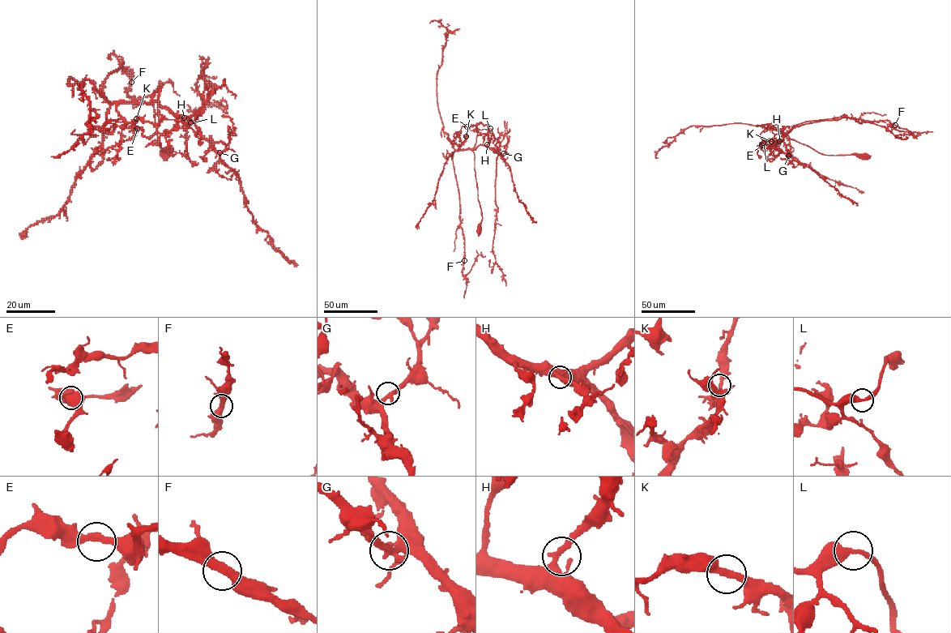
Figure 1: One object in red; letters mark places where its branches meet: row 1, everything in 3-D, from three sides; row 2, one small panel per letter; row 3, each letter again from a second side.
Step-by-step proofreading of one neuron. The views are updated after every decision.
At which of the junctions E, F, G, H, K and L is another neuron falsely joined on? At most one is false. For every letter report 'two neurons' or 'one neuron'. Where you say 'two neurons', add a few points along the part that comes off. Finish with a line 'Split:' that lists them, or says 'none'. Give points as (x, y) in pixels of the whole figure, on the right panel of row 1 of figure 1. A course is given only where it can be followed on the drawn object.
E: one neuron
F: one neuron
G: one neuron
H: one neuron
K: one neuron
L: one neuron
Split: none

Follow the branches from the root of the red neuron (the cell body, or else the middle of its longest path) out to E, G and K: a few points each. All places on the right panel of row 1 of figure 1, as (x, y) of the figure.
E: (866, 155), (822, 155), (773, 126), (760, 134), (761, 149), (761, 145)
G: (866, 155), (822, 155), (783, 134), (780, 139), (786, 145), (788, 156)
K: (866, 155), (822, 155), (791, 139), (786, 134), (778, 142), (771, 141)

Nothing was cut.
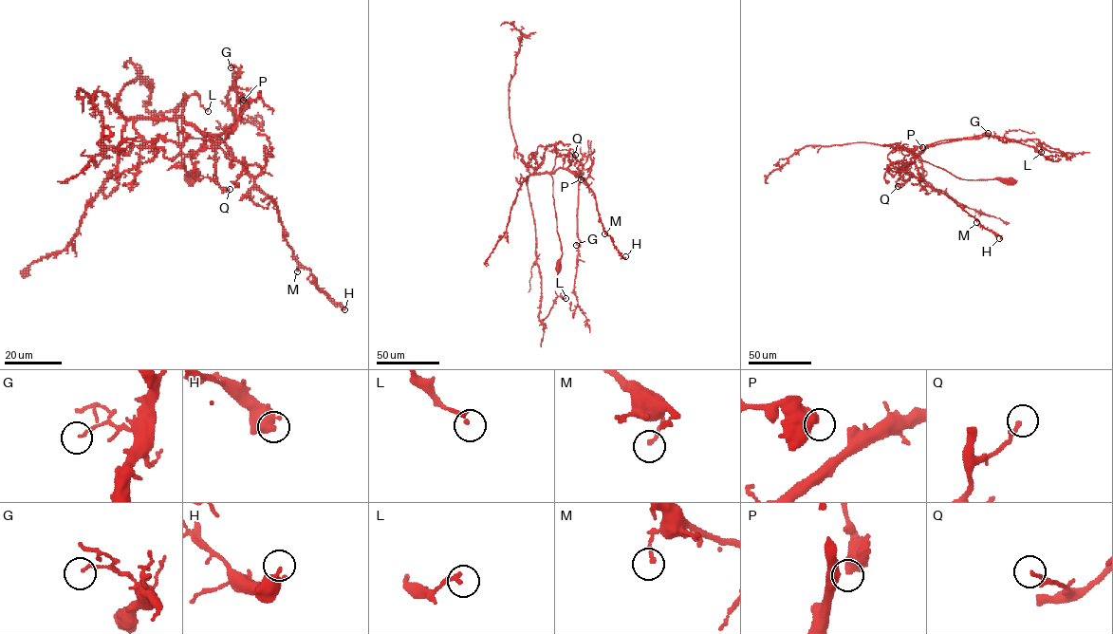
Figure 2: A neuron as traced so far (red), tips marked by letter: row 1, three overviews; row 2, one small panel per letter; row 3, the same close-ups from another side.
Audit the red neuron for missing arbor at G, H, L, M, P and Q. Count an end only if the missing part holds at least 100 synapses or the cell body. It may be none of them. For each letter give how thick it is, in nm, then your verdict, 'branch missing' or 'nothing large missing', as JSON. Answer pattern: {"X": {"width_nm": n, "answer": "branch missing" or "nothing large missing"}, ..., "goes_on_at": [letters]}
{"G": {"width_nm": 120, "answer": "nothing large missing"}, "H": {"width_nm": 360, "answer": "nothing large missing"}, "L": {"width_nm": 190, "answer": "nothing large missing"}, "M": {"width_nm": 160, "answer": "nothing large missing"}, "P": {"width_nm": 600, "answer": "nothing large missing"}, "Q": {"width_nm": 180, "answer": "nothing large missing"}, "goes_on_at": []}

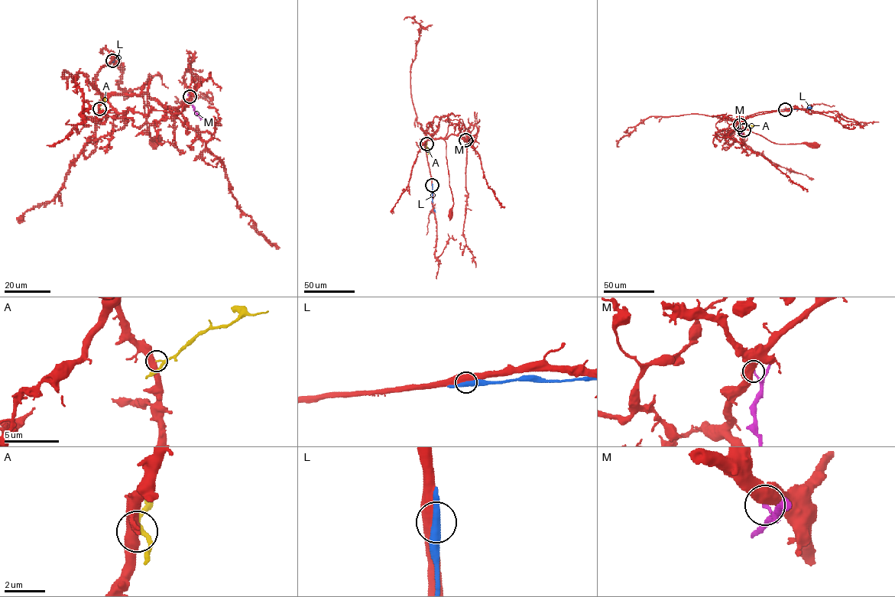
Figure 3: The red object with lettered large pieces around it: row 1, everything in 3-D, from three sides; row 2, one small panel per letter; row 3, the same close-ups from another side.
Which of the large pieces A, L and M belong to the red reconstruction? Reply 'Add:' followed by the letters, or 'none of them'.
Add: none of them

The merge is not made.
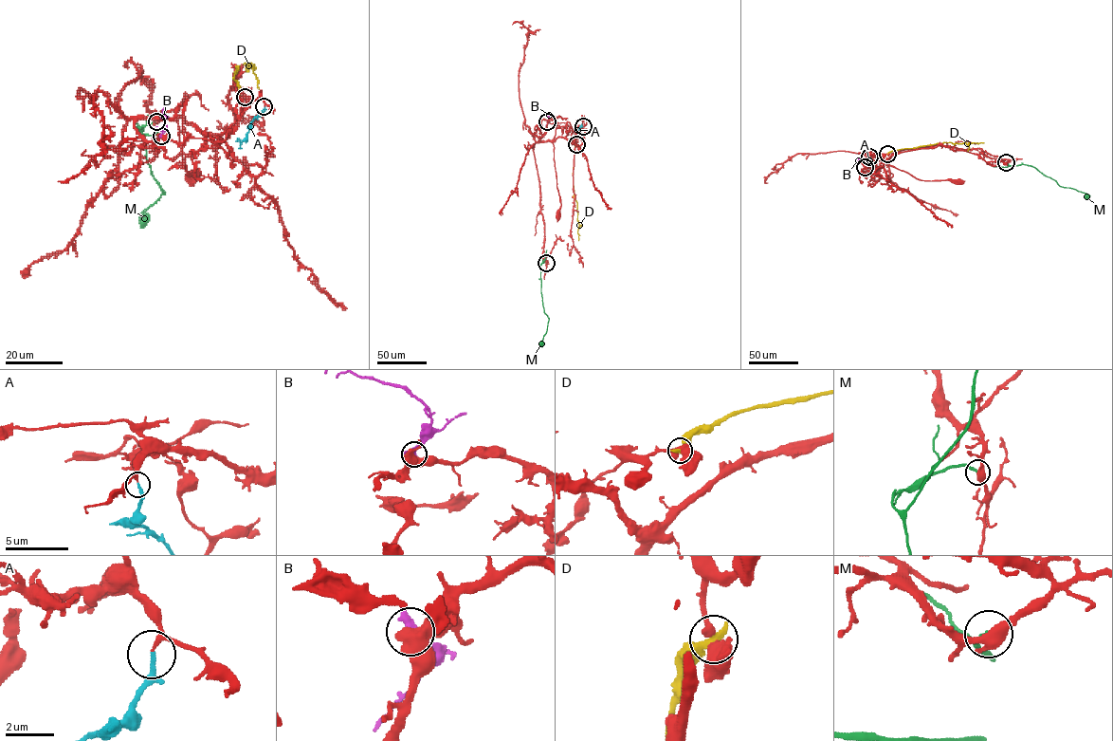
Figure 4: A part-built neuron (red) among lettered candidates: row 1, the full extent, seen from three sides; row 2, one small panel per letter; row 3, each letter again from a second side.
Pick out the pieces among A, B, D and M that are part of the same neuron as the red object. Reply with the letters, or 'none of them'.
A

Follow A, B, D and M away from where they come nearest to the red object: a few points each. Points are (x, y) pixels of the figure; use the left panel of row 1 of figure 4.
A: (264, 106), (262, 113), (252, 120), (240, 148)
B: (161, 136), (165, 120), (164, 108)
D: (245, 97), (234, 75), (243, 64), (248, 67), (251, 64), (253, 71), (251, 65)
M: (155, 121), (142, 125), (137, 131), (142, 127), (146, 162), (151, 174), (165, 193), (145, 211), (141, 228)

